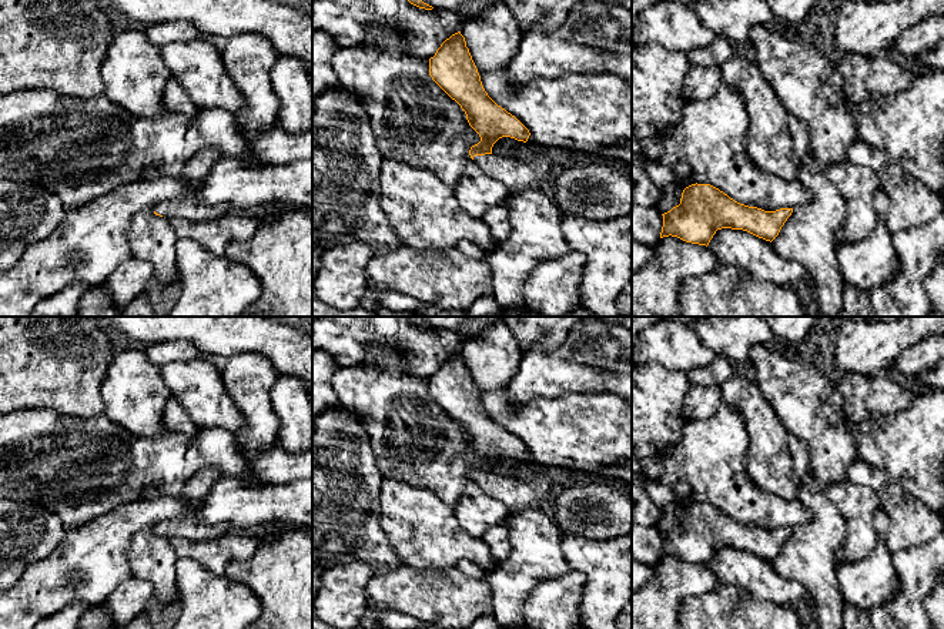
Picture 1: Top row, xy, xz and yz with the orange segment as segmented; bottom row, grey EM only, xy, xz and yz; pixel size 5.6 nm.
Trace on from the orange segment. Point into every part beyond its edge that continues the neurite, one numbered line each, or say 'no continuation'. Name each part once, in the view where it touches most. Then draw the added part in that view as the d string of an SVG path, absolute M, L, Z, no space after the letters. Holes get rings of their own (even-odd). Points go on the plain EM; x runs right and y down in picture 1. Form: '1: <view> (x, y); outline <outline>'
1: xz (518, 494); outline M475 475L473 482L489 496L503 502L511 512L545 509L550 502L552 484L543 478L526 481L508 475Z

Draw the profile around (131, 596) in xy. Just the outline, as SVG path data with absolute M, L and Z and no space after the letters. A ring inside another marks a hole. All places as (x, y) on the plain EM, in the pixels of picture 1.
M130 576L121 582L106 600L107 610L116 629L123 629L138 613L144 612L148 602L154 598L148 582Z

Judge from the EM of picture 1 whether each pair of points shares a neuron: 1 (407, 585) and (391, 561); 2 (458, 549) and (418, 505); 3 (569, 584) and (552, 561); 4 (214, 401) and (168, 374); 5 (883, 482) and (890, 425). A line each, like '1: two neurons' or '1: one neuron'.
1: two neurons
2: one neuron
3: two neurons
4: one neuron
5: two neurons

